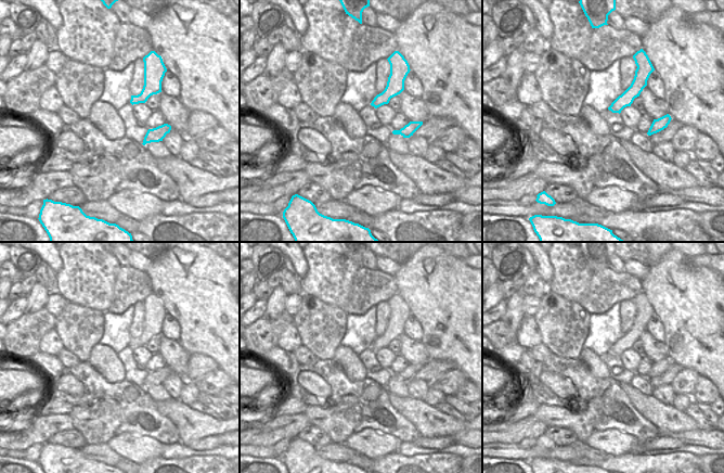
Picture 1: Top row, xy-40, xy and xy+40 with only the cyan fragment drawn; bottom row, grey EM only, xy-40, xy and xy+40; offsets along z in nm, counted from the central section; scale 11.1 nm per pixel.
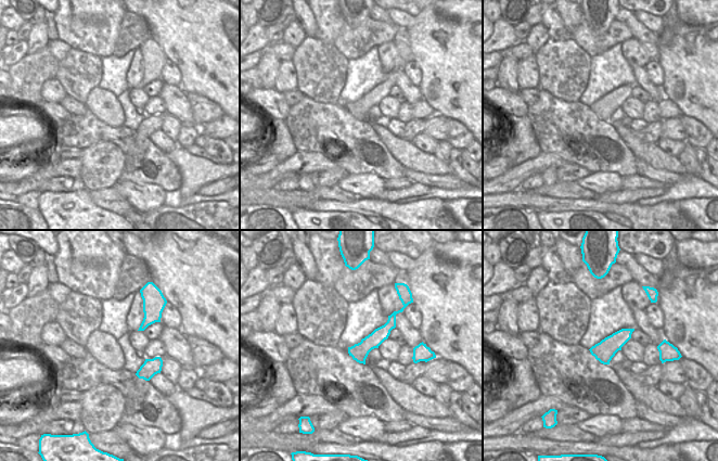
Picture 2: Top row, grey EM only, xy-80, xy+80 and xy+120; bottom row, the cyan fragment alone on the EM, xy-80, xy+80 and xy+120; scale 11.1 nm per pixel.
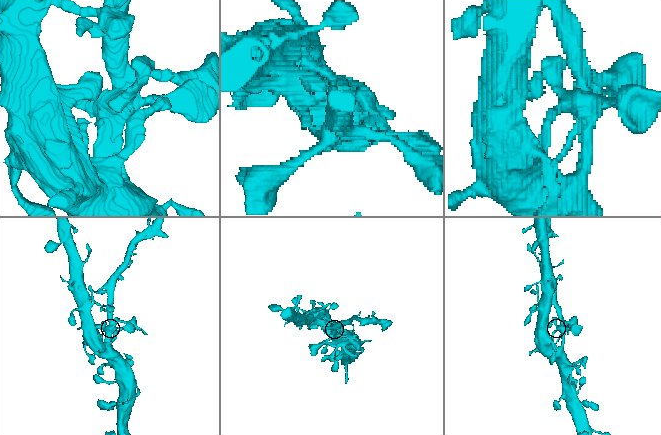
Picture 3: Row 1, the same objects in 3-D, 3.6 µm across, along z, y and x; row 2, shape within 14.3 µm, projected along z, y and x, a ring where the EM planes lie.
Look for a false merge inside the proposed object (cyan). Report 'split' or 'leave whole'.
leave whole

